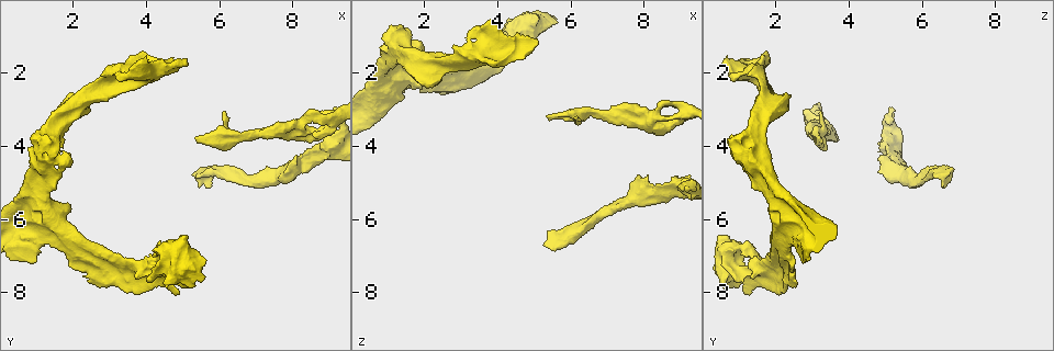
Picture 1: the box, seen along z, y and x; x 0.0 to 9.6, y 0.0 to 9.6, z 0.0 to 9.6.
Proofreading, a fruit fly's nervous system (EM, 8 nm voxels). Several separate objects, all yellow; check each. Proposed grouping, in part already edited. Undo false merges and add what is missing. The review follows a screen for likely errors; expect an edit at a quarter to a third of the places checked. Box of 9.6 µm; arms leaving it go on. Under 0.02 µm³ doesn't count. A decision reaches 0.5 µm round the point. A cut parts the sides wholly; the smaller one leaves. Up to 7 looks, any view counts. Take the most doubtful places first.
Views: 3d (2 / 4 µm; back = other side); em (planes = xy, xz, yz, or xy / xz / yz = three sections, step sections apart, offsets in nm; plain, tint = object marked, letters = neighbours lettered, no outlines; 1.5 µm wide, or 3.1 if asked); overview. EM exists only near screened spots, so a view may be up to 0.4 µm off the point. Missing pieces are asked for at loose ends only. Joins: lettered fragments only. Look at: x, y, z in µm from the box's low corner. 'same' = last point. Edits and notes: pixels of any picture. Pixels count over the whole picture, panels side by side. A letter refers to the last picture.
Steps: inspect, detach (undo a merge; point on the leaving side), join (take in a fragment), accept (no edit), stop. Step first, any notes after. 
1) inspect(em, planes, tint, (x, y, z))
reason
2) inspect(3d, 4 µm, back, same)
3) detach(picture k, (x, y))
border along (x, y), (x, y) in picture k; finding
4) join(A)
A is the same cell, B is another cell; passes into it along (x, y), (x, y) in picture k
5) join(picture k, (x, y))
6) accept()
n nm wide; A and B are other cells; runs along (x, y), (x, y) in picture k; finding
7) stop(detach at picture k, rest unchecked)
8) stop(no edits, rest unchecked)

inspect(em, xz, step 8, letters, (5.35, 3.80, 3.20))
free end

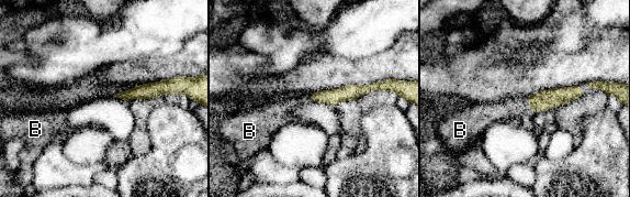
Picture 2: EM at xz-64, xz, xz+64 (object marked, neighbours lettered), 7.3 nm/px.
inspect(em, planes, letters, same)

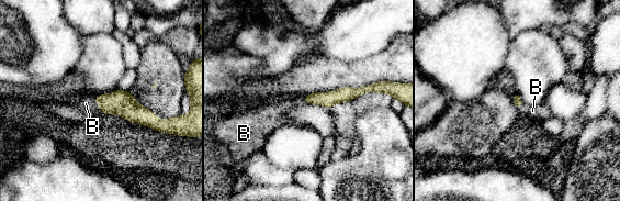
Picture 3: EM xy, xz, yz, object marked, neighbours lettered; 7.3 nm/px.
join(B)
B is the same cell; passes into it along (119, 102), (97, 103), (86, 103) in picture 3; the cell continues

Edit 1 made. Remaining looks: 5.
inspect(overview)

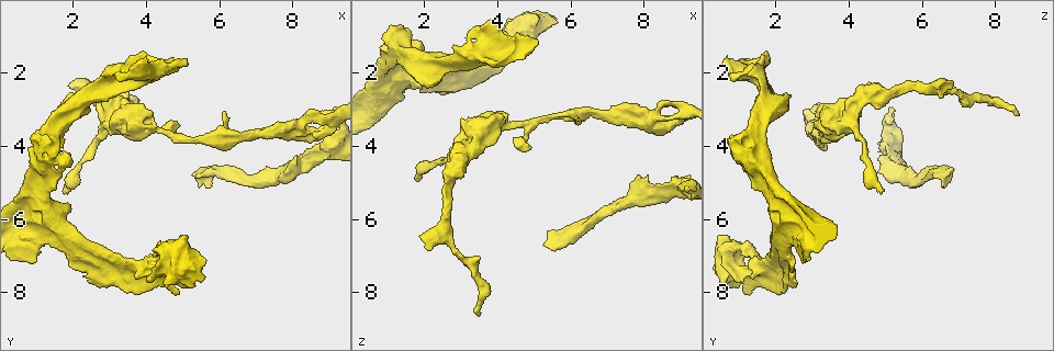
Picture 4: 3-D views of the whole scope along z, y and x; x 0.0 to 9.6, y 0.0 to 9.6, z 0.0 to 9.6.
inspect(em, xz, step 8, letters, (5.10, 1.65, 1.20))
thick end

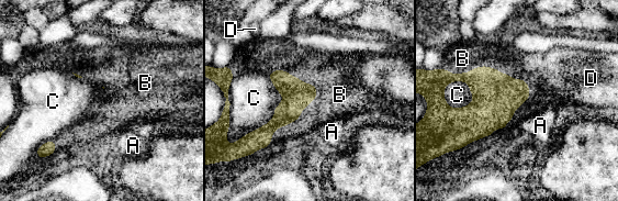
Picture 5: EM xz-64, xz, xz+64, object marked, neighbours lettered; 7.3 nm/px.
inspect(em, xy, step 4, letters, same)
another direction

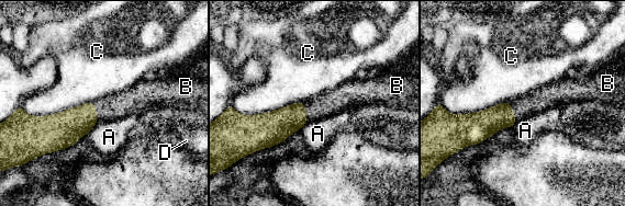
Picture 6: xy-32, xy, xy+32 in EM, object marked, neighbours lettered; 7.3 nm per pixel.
join(B)
B is the same cell, A, C and D are other cells; passes into it along (66, 127), (96, 112), (127, 102) in picture 6; it goes on there

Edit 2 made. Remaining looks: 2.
inspect(3d, 2 µm, (1.90, 2.35, 6.45))
an open end

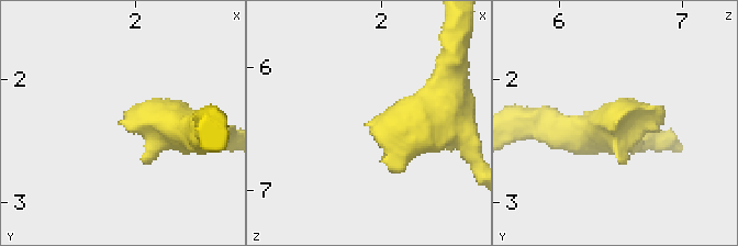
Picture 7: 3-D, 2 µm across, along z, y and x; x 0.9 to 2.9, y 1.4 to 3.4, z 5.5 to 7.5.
inspect(em, planes, letters, (1.90, 2.36, 6.44))

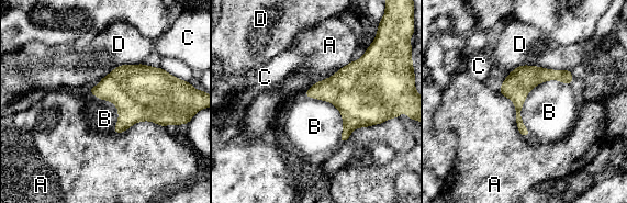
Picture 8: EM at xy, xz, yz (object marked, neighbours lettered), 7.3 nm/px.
join(B)
B is the same cell, A, C and D are other cells; the cell continues

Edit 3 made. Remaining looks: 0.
stop(join at picture 3, join at picture 6, join at picture 8, rest unchecked)

